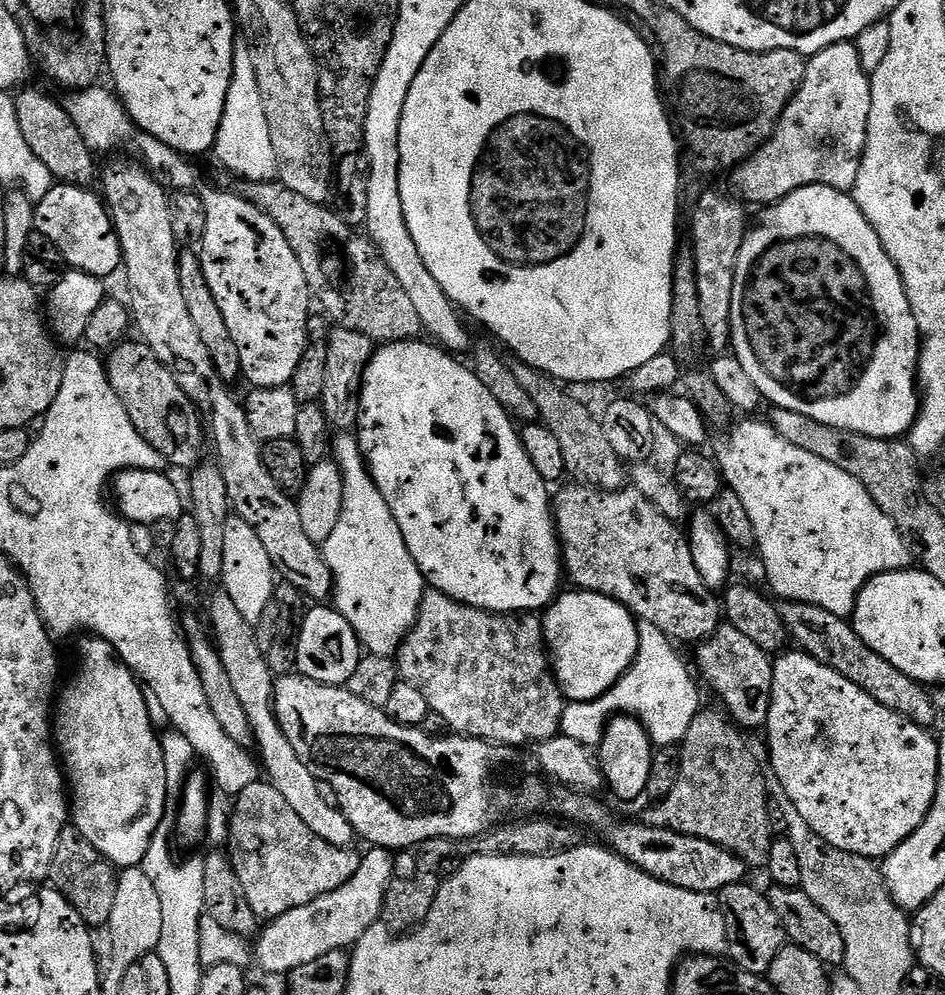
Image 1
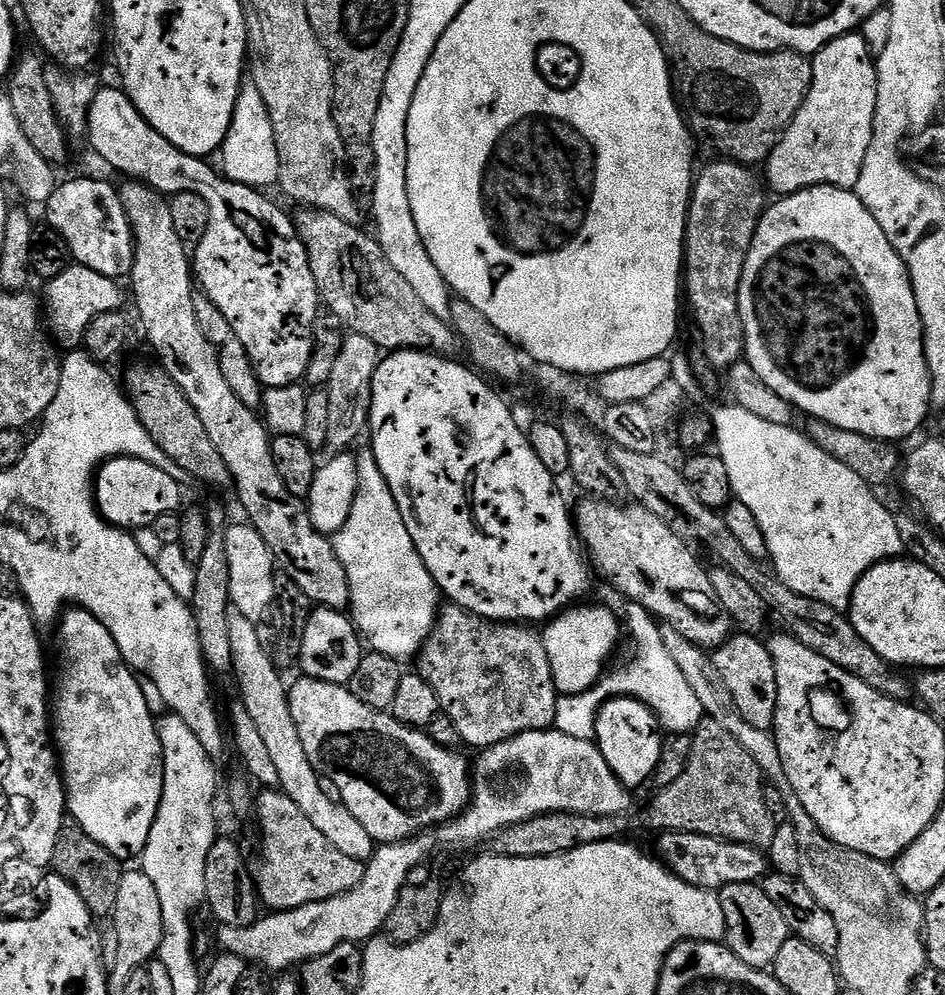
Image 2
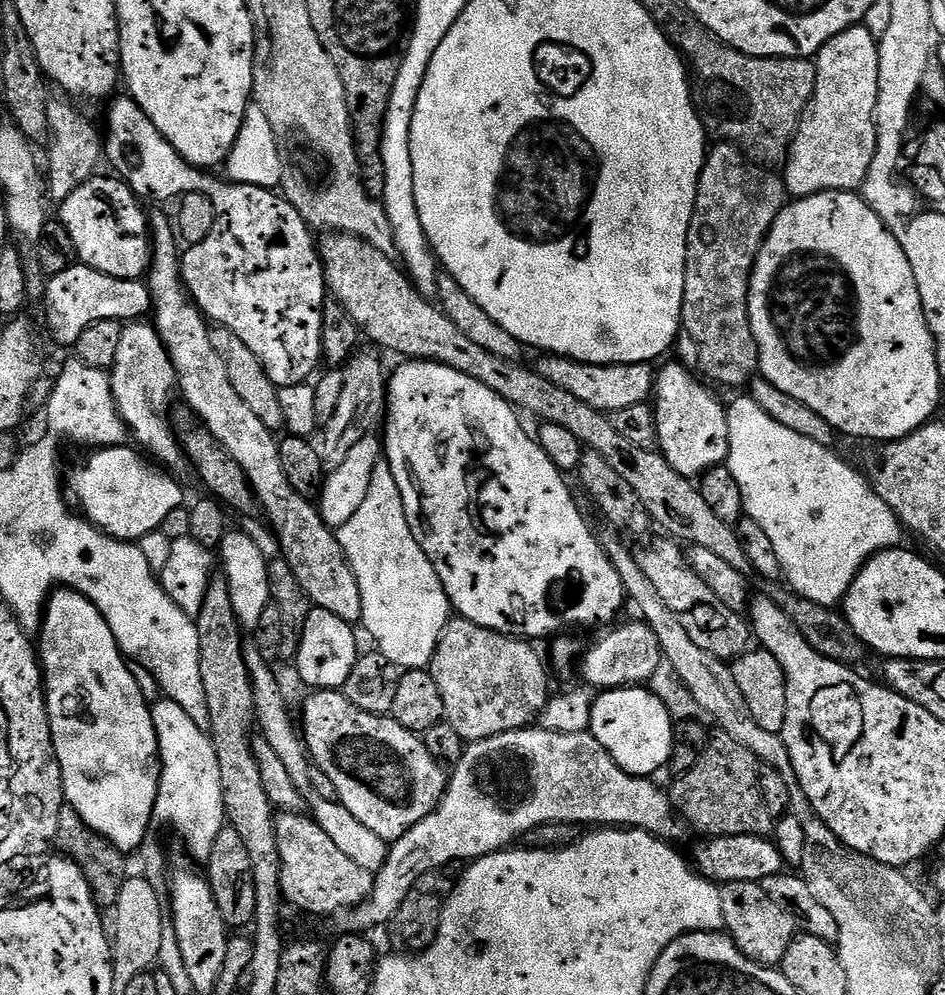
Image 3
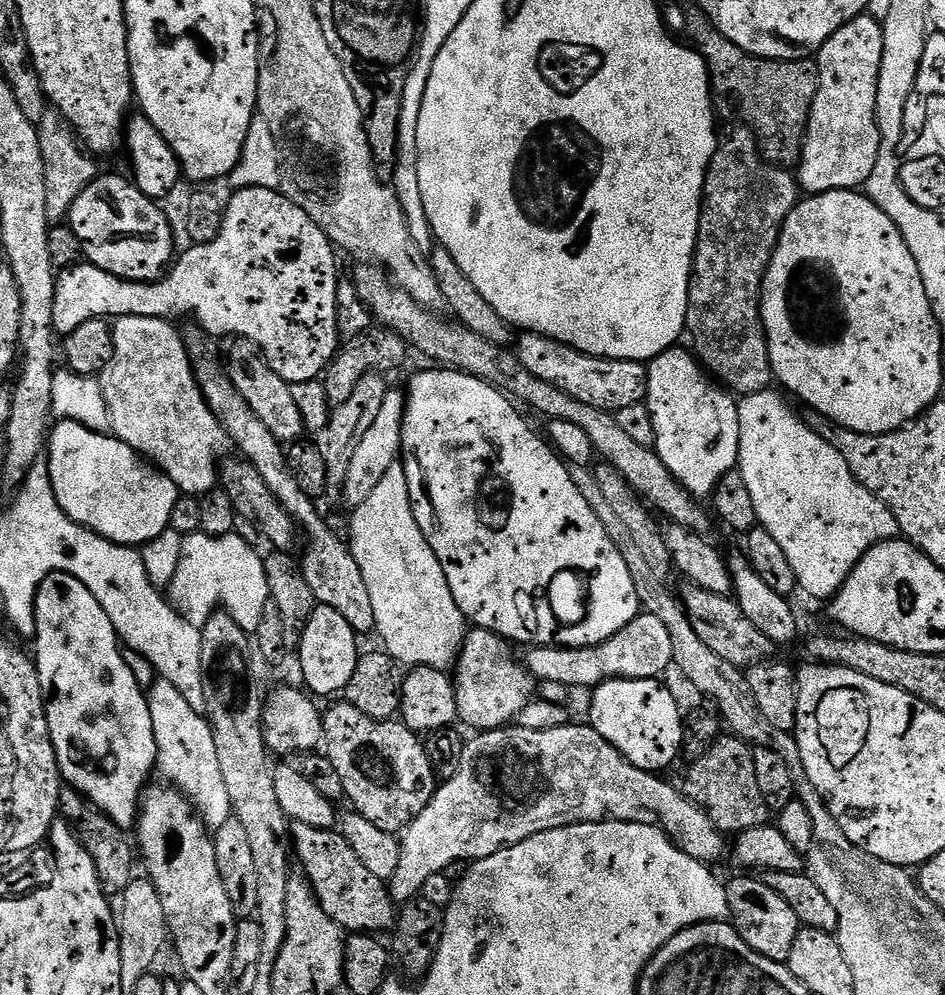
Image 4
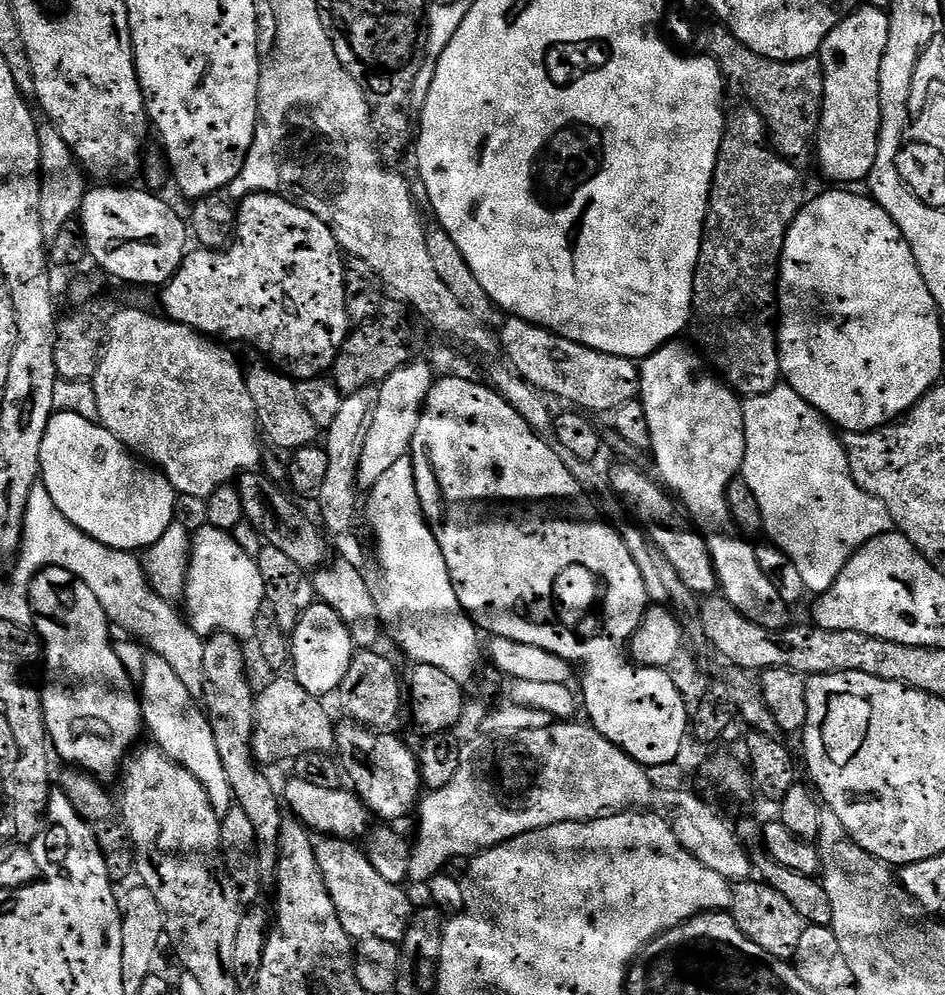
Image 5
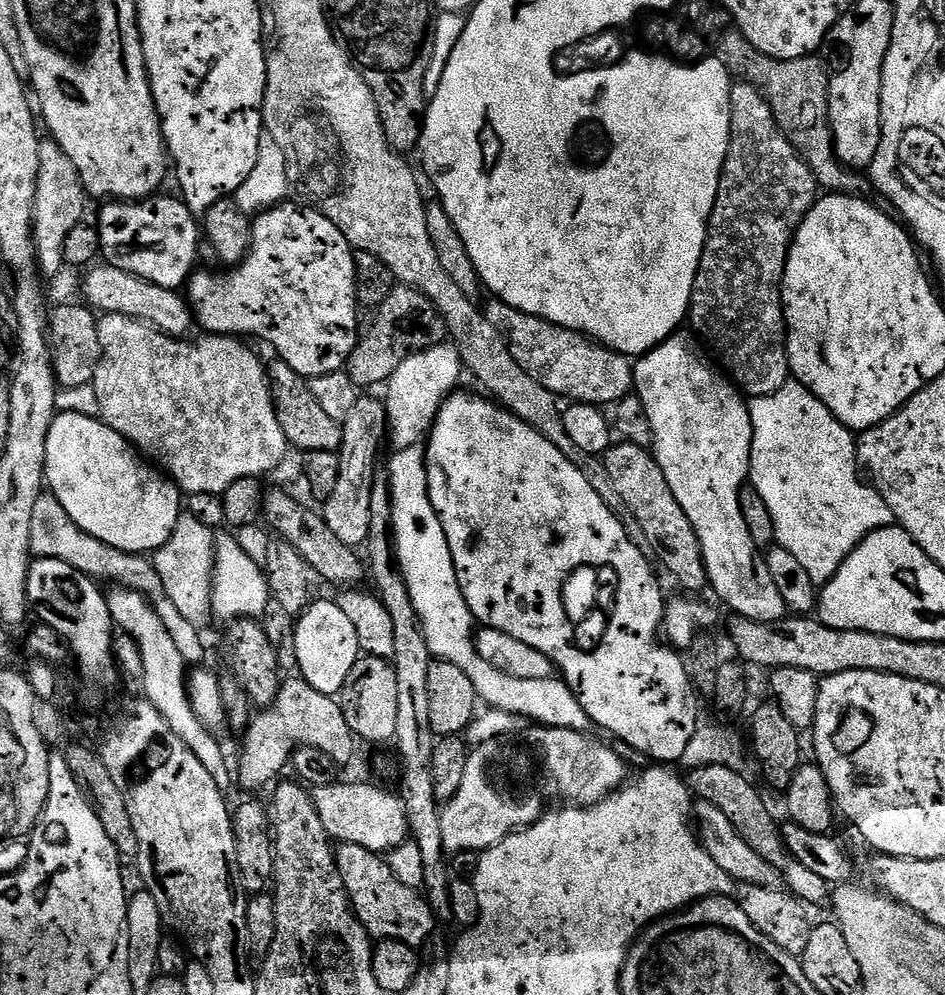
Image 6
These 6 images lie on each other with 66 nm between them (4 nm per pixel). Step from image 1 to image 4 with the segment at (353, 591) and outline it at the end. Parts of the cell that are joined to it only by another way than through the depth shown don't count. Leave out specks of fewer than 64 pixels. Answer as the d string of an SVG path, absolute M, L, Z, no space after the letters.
M403 463L391 464L382 474L378 486L374 486L370 498L351 509L350 515L352 521L348 524L346 543L354 554L354 562L358 562L358 570L362 570L366 591L370 594L370 606L374 606L374 632L375 635L380 635L380 640L384 643L381 644L383 651L400 666L451 669L460 655L460 646L464 643L466 618L454 602L446 574L414 518L410 486L406 486Z

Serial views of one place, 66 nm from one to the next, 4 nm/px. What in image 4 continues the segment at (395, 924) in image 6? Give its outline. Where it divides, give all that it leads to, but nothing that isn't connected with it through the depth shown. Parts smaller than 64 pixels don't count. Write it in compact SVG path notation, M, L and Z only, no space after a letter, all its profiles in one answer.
M293 823L290 844L295 859L297 856L304 867L301 868L303 875L308 877L322 910L326 910L329 918L341 929L352 934L380 934L383 928L391 929L395 925L398 908L388 892L387 883L374 878L374 874L358 862L358 854L350 850L346 838L339 831Z

